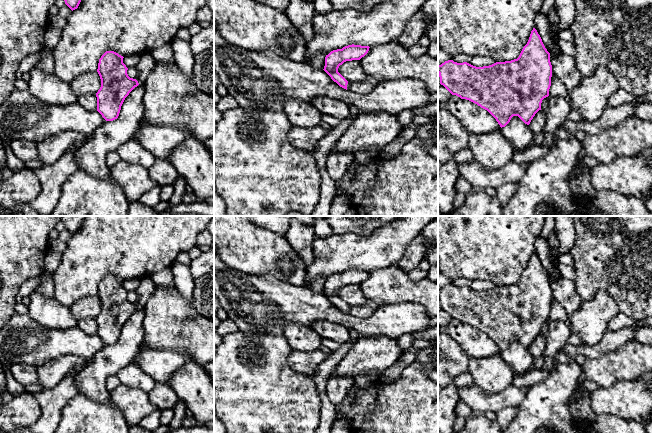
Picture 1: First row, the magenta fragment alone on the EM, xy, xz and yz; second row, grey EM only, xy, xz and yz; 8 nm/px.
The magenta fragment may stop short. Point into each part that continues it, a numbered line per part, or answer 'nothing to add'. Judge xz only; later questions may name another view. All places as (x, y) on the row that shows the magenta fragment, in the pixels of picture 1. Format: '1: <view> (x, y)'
1: xz (364, 87)

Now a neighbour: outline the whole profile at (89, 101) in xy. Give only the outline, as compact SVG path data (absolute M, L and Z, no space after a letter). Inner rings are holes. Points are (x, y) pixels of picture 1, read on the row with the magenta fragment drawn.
M83 94L78 97L77 102L88 111L97 110L97 97L96 94Z

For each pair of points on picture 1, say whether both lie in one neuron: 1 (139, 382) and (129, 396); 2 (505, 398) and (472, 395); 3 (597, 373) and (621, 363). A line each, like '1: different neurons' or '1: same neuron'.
1: different neurons
2: same neuron
3: same neuron

